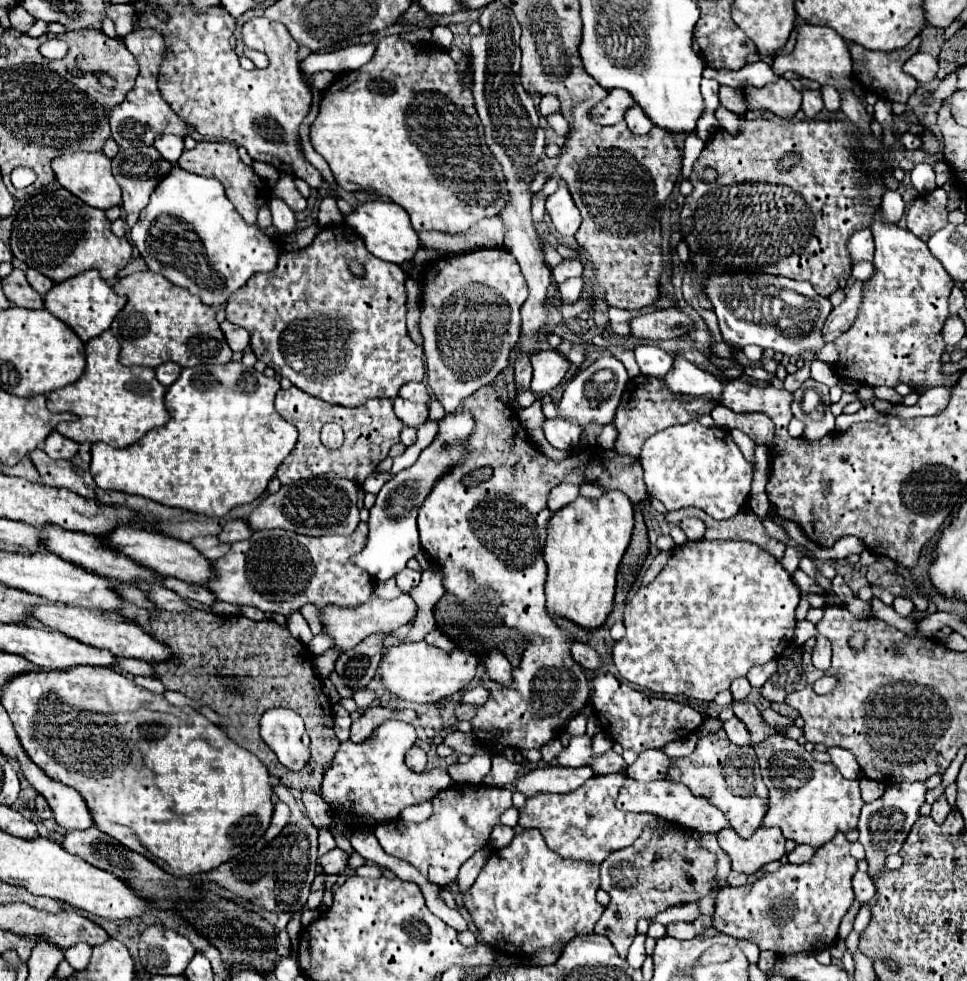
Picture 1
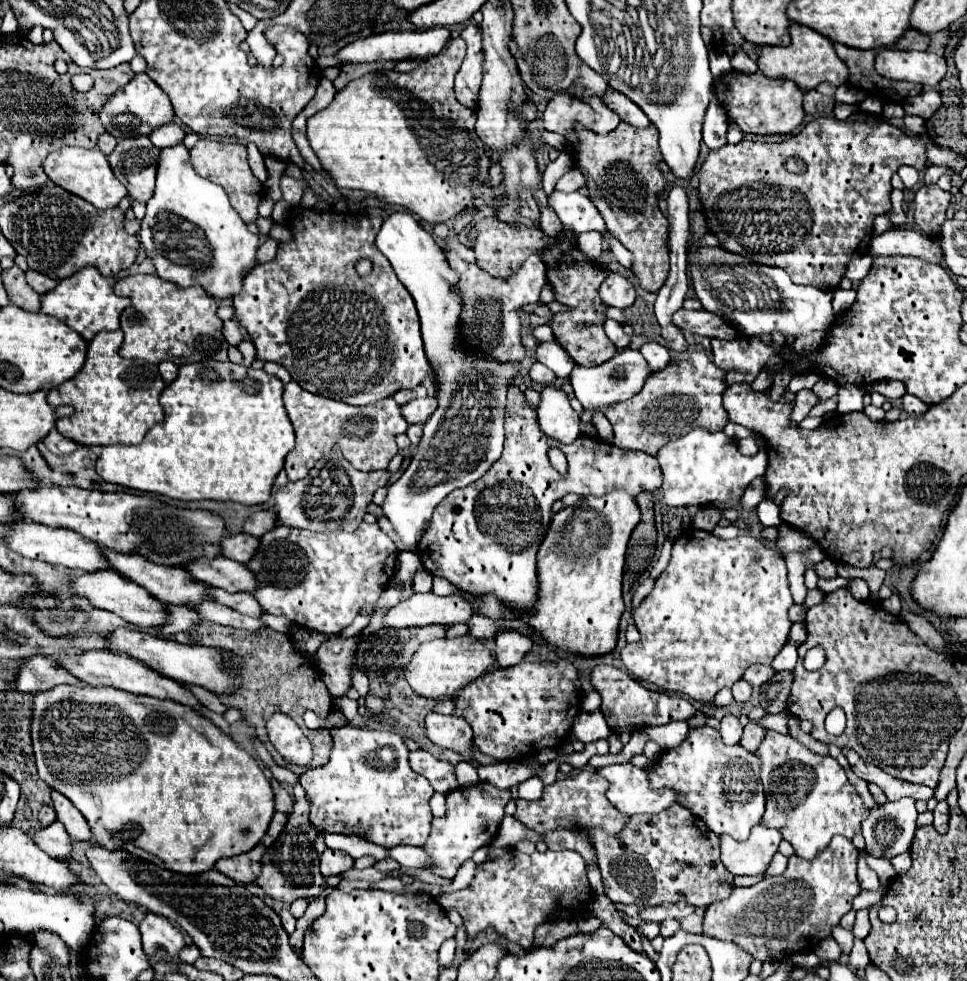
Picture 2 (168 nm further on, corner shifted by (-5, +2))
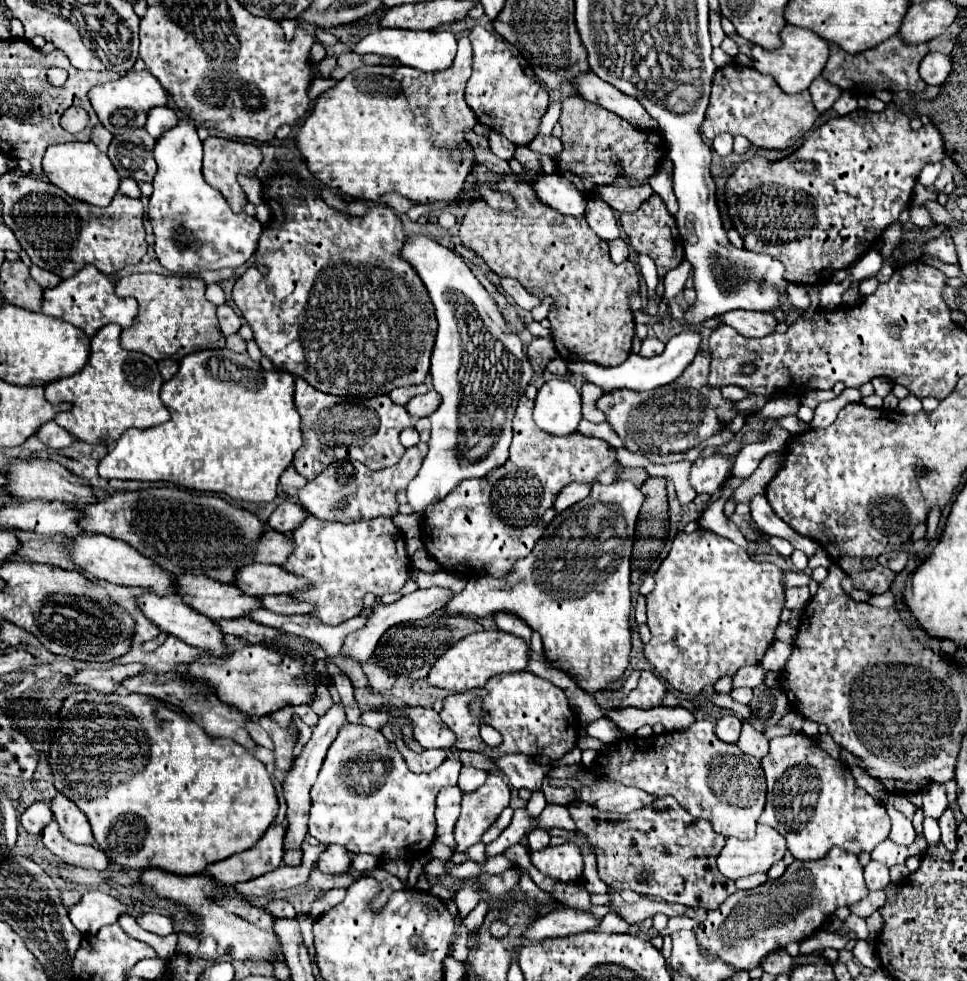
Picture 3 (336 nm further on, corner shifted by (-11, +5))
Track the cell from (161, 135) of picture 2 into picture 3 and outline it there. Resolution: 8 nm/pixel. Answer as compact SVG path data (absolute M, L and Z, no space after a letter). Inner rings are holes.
M157 106L157 108L149 110L149 118L147 118L145 130L153 138L161 138L161 134L167 132L169 128L175 128L175 124L179 124L179 116L167 106Z

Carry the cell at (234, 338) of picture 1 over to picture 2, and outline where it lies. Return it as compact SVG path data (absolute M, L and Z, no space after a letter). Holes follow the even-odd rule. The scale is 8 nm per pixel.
M227 319L223 321L223 337L229 345L239 345L241 343L241 329L239 329L239 323L233 321L233 319Z

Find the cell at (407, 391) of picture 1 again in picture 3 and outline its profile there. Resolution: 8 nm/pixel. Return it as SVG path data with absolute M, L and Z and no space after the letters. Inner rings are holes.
M419 384L419 386L403 386L403 388L395 388L393 392L389 392L389 398L397 404L407 404L413 396L417 394L425 394L429 388L425 384Z

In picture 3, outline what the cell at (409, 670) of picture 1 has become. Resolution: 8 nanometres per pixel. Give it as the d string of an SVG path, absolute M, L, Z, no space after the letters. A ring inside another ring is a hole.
M481 630L475 634L465 636L461 642L453 644L429 670L427 684L435 688L445 688L449 692L465 692L471 688L483 686L491 676L503 674L503 672L521 672L525 670L529 660L529 648L527 644L511 634L505 634L501 630Z

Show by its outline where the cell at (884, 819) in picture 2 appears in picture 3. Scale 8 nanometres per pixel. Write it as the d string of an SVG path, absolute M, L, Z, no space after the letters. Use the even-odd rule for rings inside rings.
M883 800L883 806L887 808L889 818L891 818L891 832L889 832L889 838L891 838L895 844L909 846L909 844L915 840L915 836L917 836L917 834L915 834L913 824L911 824L911 820L909 820L905 814L897 812L895 808L887 806L887 804L885 804L885 800Z

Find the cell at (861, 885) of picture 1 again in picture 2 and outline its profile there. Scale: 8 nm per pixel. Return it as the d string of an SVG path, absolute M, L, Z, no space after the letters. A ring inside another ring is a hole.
M861 853L861 855L859 855L859 861L857 861L857 878L863 889L869 889L869 891L877 891L877 889L879 889L879 877L877 877L877 873L867 865L865 853Z

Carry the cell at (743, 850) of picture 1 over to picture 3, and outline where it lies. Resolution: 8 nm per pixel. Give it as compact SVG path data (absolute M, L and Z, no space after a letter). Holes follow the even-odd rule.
M757 824L757 836L753 840L727 838L717 858L717 868L729 880L737 880L755 872L767 872L783 858L785 850L785 838L777 830Z

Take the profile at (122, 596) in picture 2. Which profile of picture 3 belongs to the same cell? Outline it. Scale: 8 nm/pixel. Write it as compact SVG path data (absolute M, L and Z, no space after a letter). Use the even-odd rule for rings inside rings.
M141 590L141 594L135 596L135 602L137 602L139 610L141 610L153 624L157 624L163 632L167 632L167 634L171 634L171 636L177 636L179 640L183 640L183 642L187 642L187 644L191 644L191 646L201 648L203 652L211 652L213 656L225 656L225 654L229 652L229 650L223 648L223 642L221 642L223 634L221 634L221 630L217 628L217 624L215 624L211 618L207 618L207 616L195 612L193 608L189 608L189 606L181 600L181 596L177 596L177 594L157 596L155 592Z

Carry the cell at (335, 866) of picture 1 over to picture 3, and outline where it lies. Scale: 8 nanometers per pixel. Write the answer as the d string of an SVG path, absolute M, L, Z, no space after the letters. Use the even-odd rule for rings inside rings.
M331 844L317 860L317 868L325 874L341 874L347 872L351 868L353 862L351 852L345 852L345 848L341 848L339 844Z

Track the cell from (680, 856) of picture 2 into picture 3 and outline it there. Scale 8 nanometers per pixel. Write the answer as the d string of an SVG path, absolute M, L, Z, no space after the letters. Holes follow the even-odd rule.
M669 796L657 798L649 808L629 812L629 814L601 812L593 808L593 804L575 800L569 806L569 814L575 820L577 830L587 834L591 844L595 846L599 878L613 890L633 890L645 896L655 896L659 900L673 900L683 906L693 906L693 908L701 906L705 910L719 908L719 904L723 904L727 896L737 892L735 882L725 878L715 864L721 848L725 846L725 836L713 832L707 820L695 818L683 808L679 808L677 800Z

